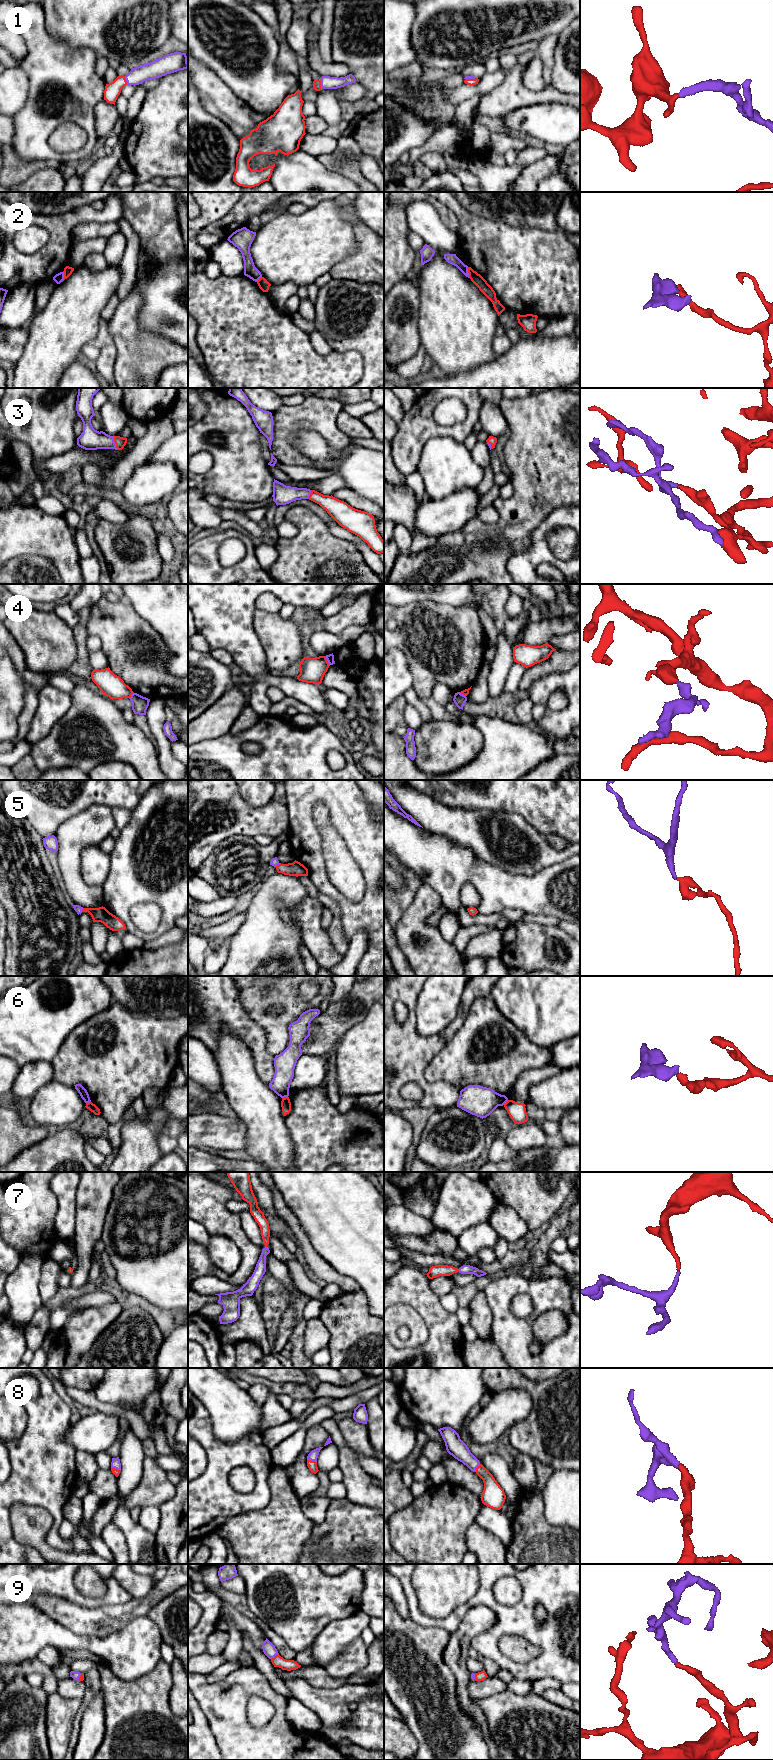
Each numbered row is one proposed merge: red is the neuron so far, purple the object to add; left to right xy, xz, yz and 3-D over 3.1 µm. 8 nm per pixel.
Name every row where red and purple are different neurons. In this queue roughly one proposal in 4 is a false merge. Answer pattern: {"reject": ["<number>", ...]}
{"reject": ["2", "4", "6"]}

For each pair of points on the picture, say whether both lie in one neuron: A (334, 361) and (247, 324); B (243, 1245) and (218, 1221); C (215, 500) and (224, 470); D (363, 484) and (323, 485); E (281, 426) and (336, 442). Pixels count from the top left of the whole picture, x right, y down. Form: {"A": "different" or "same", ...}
{"A": "same", "B": "same", "C": "different", "D": "different", "E": "same"}

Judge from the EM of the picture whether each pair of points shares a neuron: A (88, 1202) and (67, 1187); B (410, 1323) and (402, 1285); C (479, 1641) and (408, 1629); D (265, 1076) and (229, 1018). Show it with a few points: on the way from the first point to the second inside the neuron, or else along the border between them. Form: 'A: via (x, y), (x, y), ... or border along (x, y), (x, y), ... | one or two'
A: border along (79, 1182), (76, 1188), (76, 1217) | two
B: border along (394, 1303), (404, 1303), (411, 1306), (423, 1321) | two
C: border along (427, 1627), (442, 1627), (450, 1633) | two
D: via (263, 1061), (257, 1044), (244, 1031) | one

